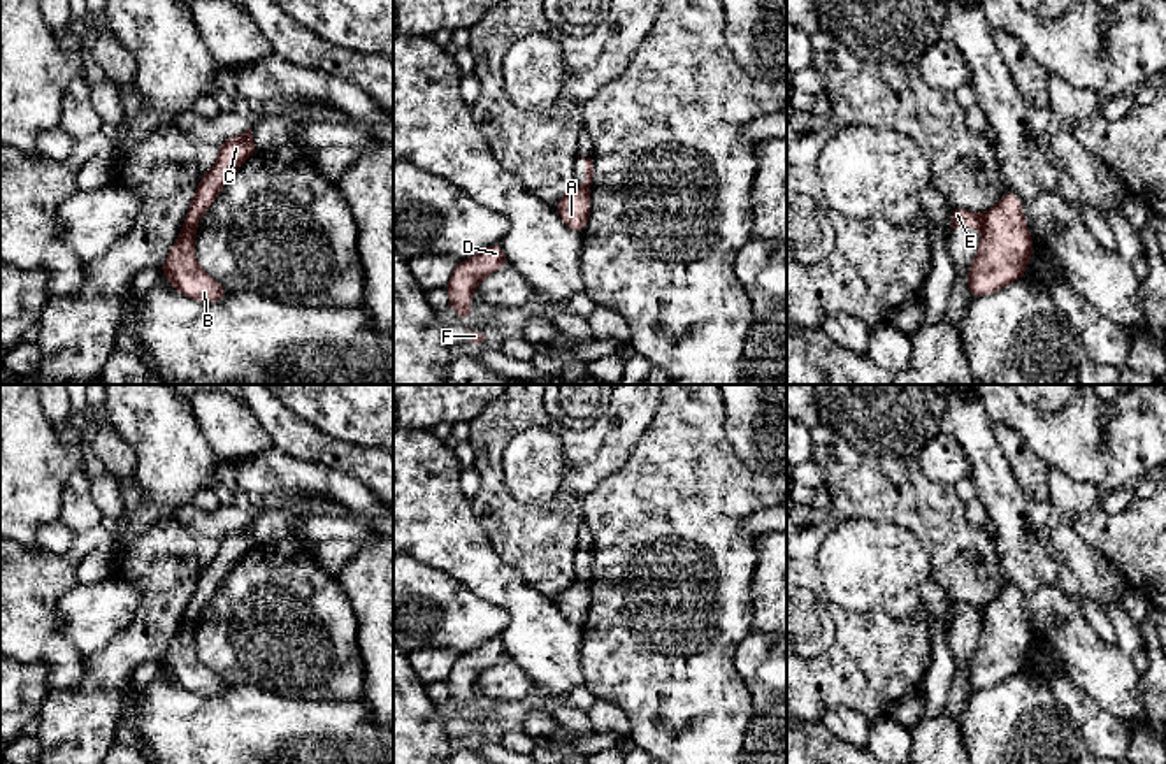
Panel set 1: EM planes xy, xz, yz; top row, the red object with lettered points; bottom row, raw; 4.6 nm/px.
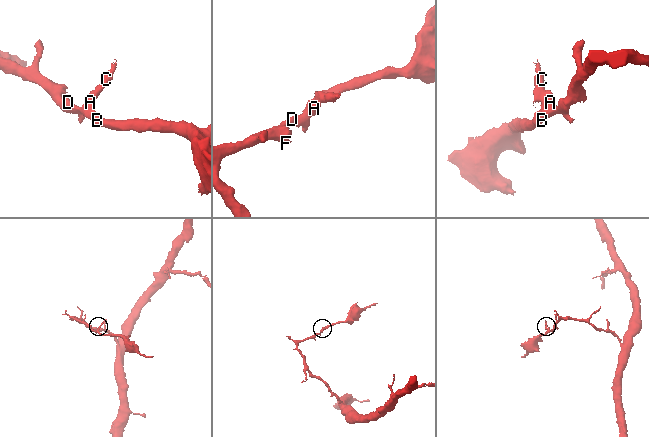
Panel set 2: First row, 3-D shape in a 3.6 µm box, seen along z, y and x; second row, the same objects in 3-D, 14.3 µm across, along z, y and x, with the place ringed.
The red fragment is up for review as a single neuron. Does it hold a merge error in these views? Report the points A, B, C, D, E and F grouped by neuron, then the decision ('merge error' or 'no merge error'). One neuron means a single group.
A B D F / C E; merge error

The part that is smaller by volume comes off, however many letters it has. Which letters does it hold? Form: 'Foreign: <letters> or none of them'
Foreign: C, E

